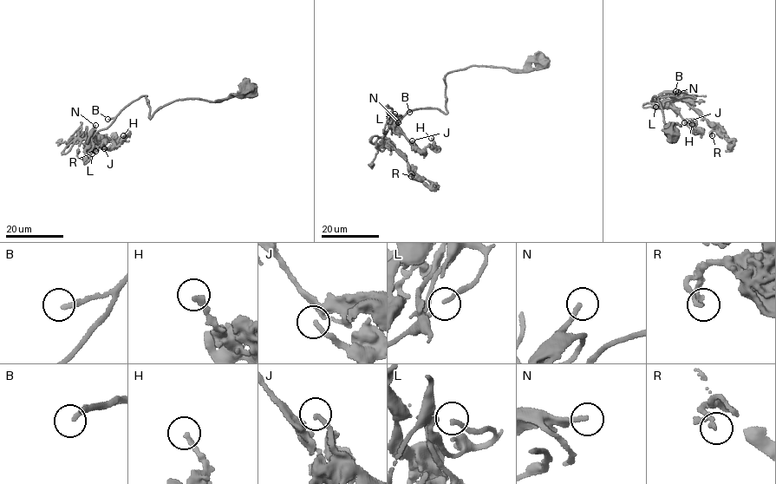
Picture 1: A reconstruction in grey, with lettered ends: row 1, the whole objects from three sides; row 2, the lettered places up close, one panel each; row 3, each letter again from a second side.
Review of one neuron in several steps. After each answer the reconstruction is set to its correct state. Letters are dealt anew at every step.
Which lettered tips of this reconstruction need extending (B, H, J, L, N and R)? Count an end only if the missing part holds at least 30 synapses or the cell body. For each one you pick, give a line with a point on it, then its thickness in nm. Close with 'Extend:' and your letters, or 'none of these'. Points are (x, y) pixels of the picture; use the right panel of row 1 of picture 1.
B: (675, 91) | 190 nm
L: (655, 107) | 170 nm
N: (678, 92) | 220 nm
Extend: B, L, N

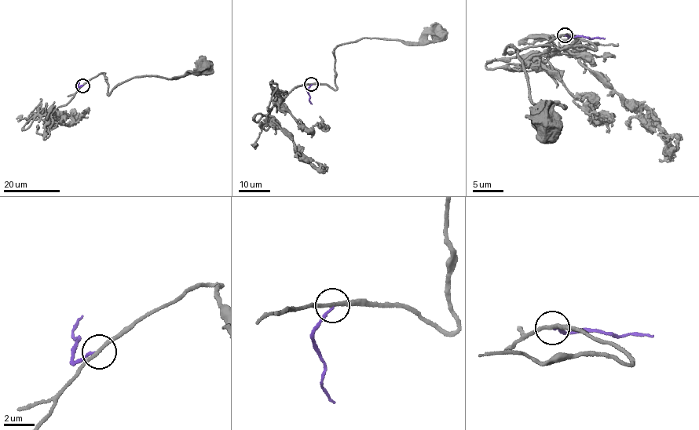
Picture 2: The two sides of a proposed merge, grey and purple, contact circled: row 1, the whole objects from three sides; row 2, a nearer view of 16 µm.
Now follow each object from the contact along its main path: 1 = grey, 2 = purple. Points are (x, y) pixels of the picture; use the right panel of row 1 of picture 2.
1: (565, 35), (594, 49), (505, 50), (518, 52), (530, 100), (550, 120), (554, 129), (548, 128)
2: (565, 35), (571, 38), (605, 38)

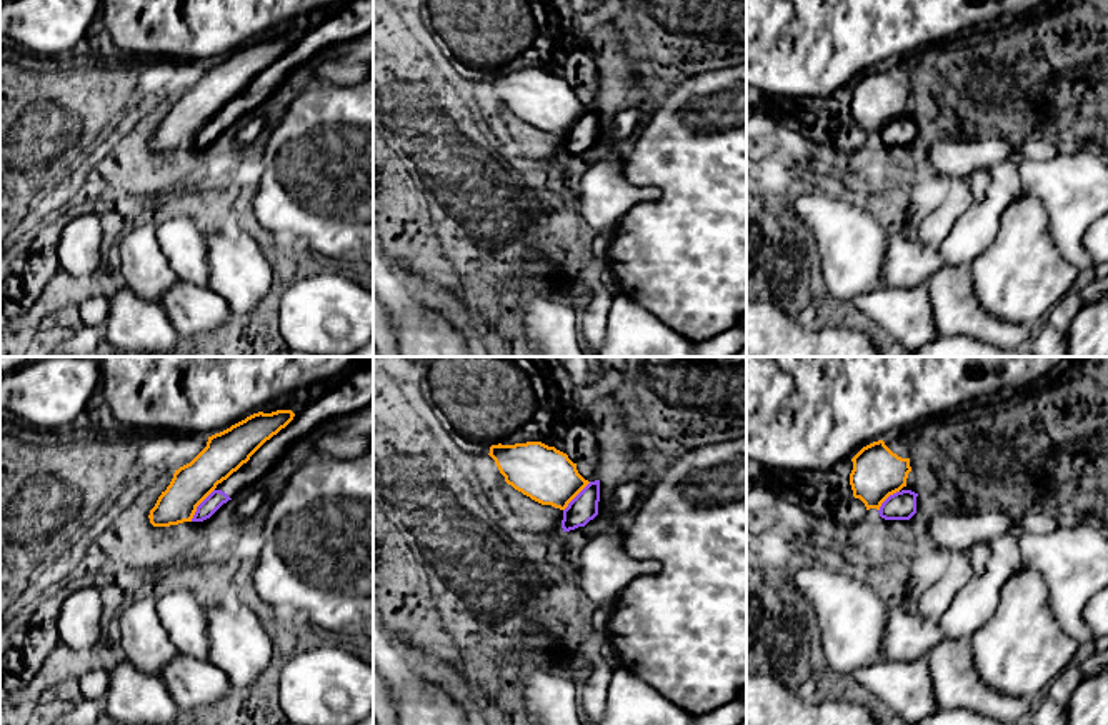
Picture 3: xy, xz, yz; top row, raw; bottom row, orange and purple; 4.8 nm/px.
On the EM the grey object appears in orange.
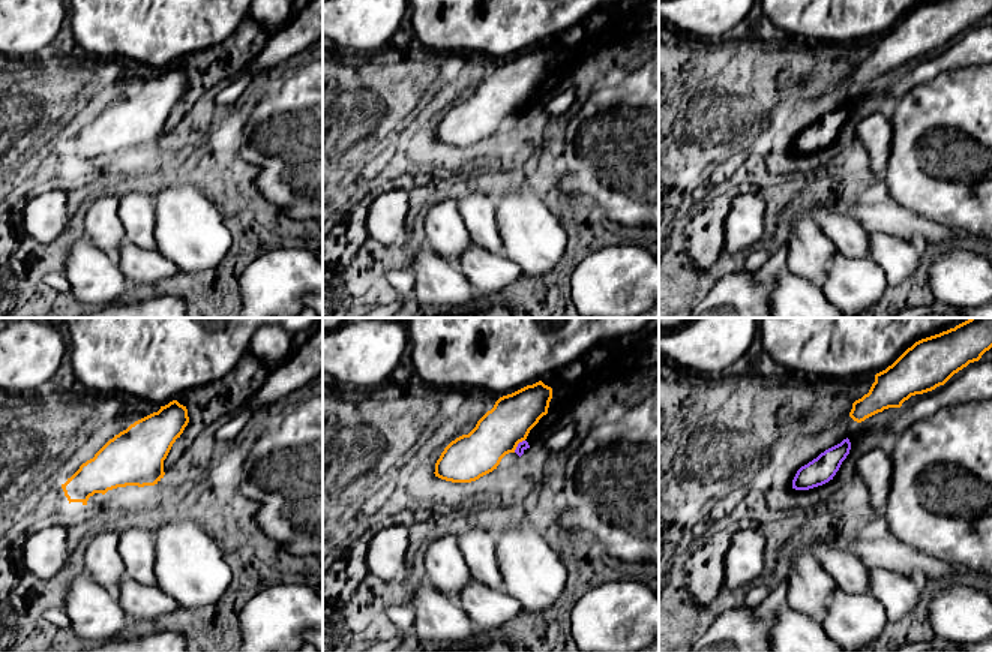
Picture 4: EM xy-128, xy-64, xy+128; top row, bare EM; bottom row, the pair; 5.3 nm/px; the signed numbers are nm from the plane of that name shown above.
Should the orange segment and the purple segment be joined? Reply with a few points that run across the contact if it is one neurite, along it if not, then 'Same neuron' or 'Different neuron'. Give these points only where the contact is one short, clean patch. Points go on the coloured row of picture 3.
Line: xy (214, 489), (197, 507), (190, 520). Different neuron

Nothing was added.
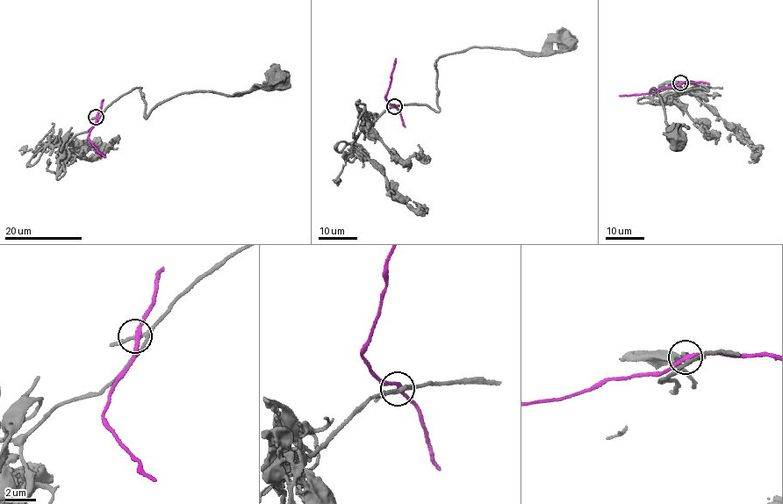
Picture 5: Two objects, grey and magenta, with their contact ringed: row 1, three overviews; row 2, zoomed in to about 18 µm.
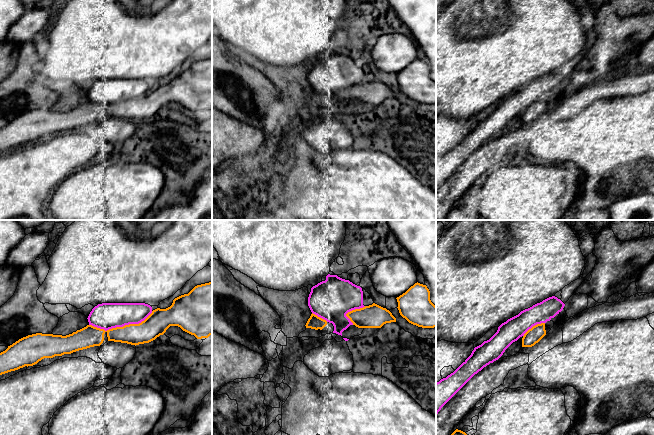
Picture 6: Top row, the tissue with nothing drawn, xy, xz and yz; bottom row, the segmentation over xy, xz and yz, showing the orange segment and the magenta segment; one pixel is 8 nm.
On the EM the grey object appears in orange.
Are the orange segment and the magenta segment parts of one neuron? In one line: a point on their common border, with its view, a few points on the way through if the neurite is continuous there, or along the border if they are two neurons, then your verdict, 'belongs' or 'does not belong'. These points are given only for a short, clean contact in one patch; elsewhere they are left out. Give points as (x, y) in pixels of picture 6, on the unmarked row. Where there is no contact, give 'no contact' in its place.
xy (120, 103) | does not belong

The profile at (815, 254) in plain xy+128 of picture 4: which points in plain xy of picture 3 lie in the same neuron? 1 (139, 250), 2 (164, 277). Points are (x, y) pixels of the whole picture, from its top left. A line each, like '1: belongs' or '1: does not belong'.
1: belongs
2: belongs

